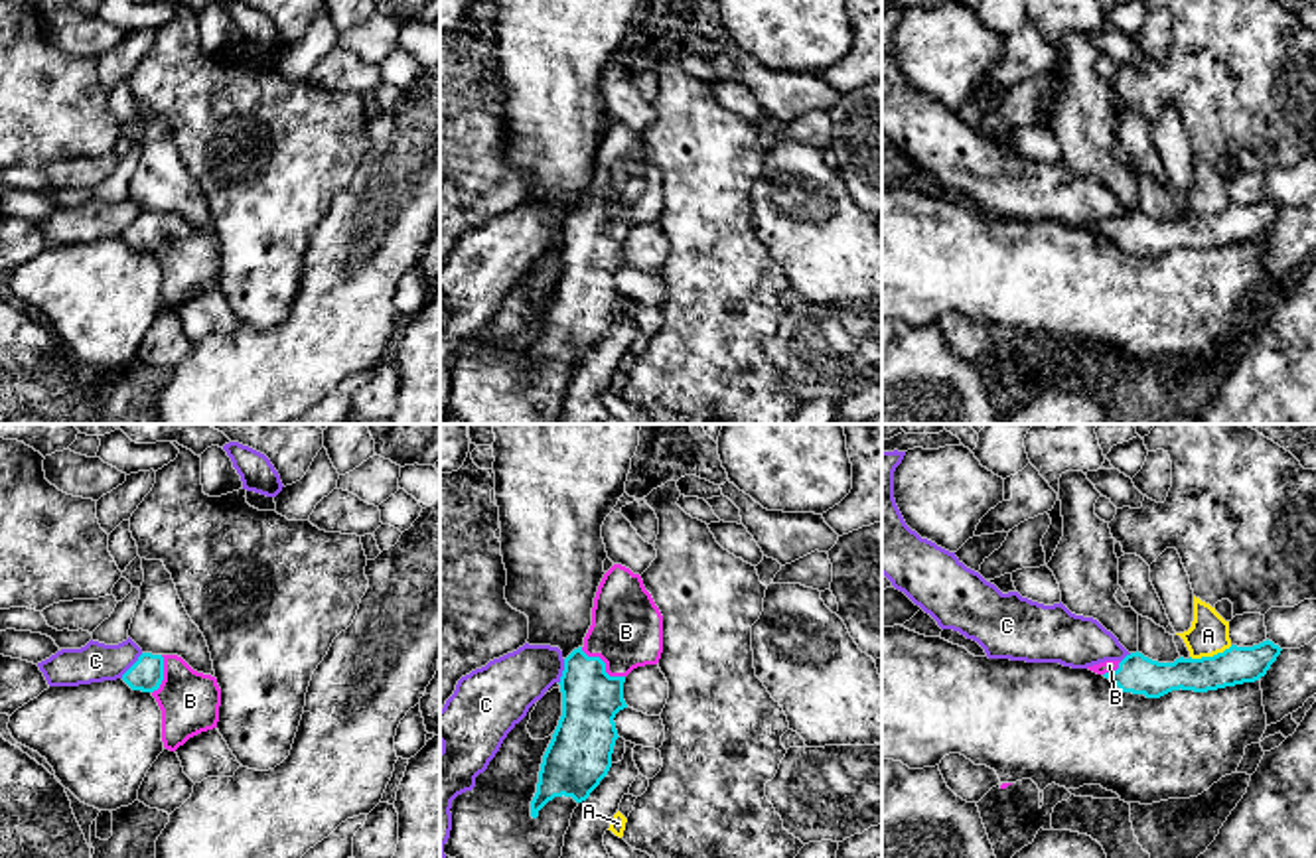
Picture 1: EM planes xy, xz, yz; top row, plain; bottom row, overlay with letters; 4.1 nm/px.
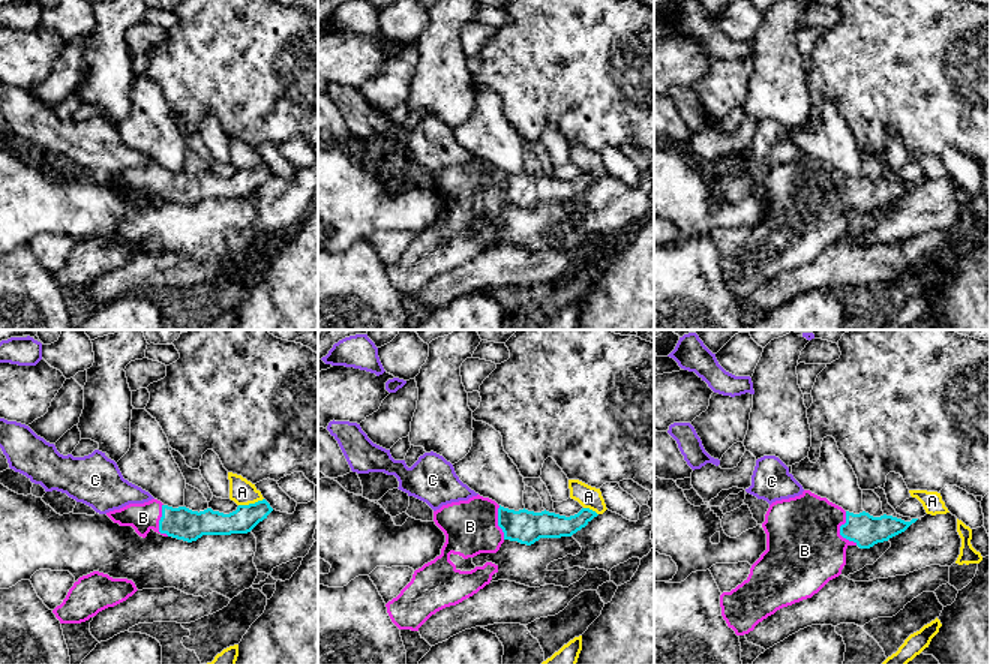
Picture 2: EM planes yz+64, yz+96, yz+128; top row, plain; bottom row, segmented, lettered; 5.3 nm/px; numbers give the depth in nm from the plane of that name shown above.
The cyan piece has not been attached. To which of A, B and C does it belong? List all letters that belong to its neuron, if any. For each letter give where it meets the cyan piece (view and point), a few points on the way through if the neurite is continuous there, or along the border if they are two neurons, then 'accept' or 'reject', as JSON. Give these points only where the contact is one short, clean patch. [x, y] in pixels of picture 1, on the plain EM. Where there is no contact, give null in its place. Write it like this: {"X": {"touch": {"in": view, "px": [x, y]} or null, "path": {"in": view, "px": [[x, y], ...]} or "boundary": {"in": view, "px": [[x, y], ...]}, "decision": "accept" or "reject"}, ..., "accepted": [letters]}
{"A": {"touch": {"in": "yz", "px": [1210, 215]}, "boundary": {"in": "yz", "px": [[1232, 204], [1212, 214], [1190, 215]]}, "decision": "reject"}, "B": {"touch": {"in": "xz", "px": [604, 223]}, "path": {"in": "xz", "px": [[590, 257], [592, 235], [604, 223], [612, 206], [626, 190]]}, "decision": "accept"}, "C": {"touch": {"in": "xy", "px": [133, 223]}, "boundary": {"in": "xy", "px": [[143, 212], [121, 235]]}, "decision": "reject"}, "accepted": ["B"]}

